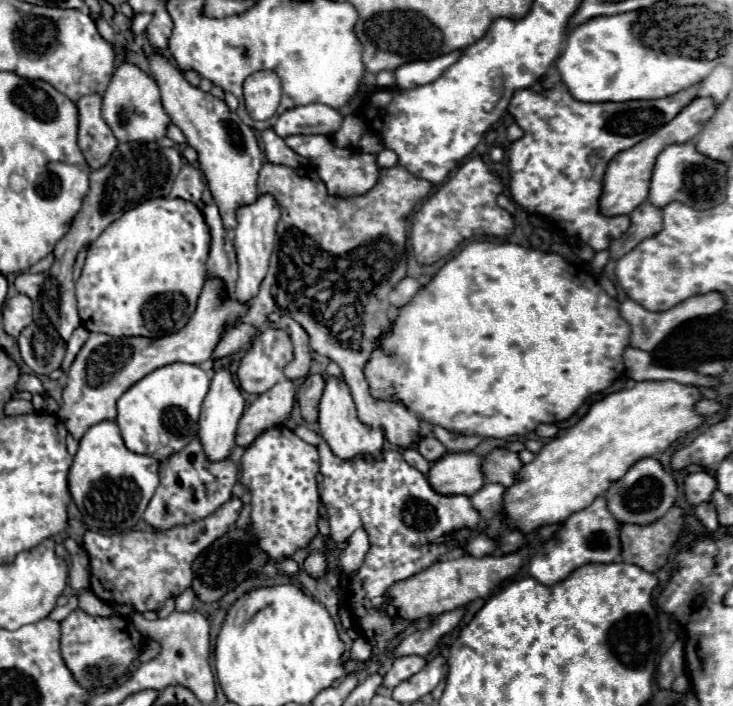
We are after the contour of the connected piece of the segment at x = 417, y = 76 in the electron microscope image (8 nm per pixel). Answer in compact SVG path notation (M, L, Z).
M454 50L450 54L444 54L444 56L432 58L432 60L408 62L394 70L396 86L400 90L408 90L408 88L414 88L420 84L434 82L436 78L440 78L440 74L444 74L444 70L448 70L448 66L452 66L460 58L460 54L464 54L464 50Z

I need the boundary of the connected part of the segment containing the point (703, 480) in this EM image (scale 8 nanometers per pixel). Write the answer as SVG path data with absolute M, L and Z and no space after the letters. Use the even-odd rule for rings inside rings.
M706 470L688 474L688 478L684 480L686 500L694 506L702 504L702 502L710 502L714 490L716 490L716 478L712 474L708 474Z

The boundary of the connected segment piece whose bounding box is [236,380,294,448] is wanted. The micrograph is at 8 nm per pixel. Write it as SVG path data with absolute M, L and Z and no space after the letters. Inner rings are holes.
M282 380L268 392L260 394L244 412L238 424L236 444L248 448L264 430L272 426L282 426L294 408L294 384L292 380Z

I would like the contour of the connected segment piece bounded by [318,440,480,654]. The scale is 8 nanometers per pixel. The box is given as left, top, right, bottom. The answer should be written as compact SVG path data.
M322 440L318 444L318 452L324 474L324 480L318 484L318 492L328 510L332 540L344 550L348 546L348 538L358 528L364 528L370 538L370 550L348 582L348 602L358 632L372 644L374 654L380 654L400 632L414 624L400 616L396 606L390 604L390 596L386 592L396 582L428 570L442 556L454 552L458 548L454 532L458 528L476 532L480 514L470 504L468 496L444 496L436 492L428 484L426 476L412 468L396 450L384 450L374 460L364 460L362 456L354 460L340 460Z

